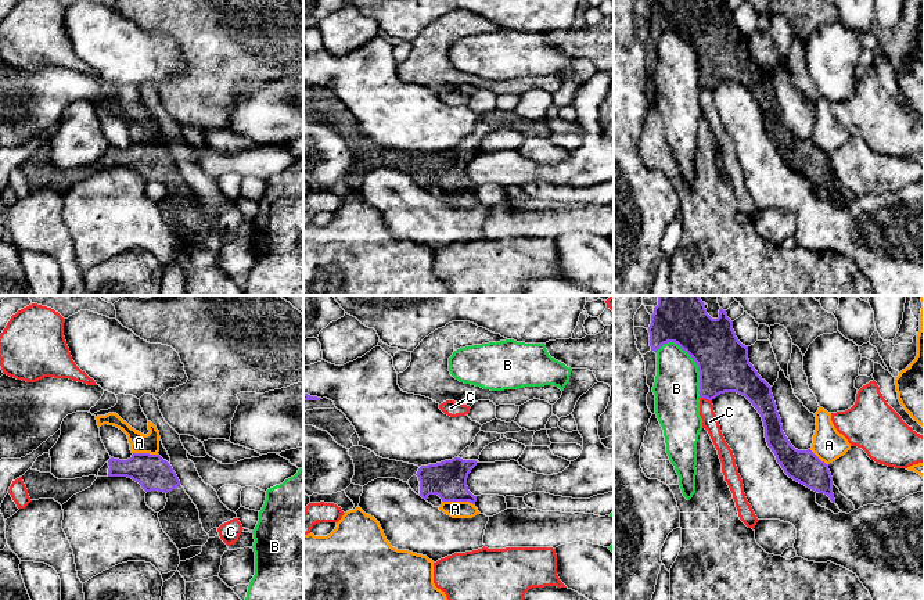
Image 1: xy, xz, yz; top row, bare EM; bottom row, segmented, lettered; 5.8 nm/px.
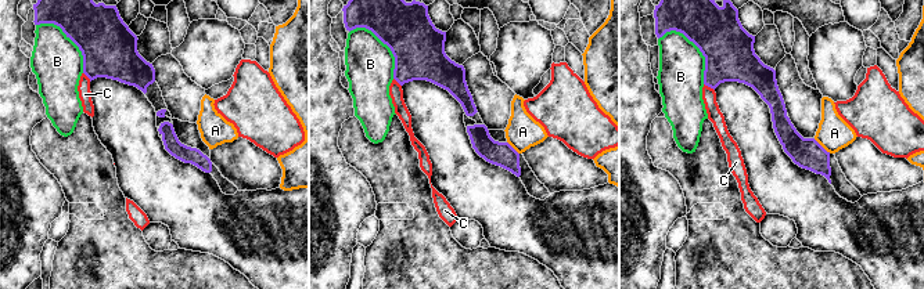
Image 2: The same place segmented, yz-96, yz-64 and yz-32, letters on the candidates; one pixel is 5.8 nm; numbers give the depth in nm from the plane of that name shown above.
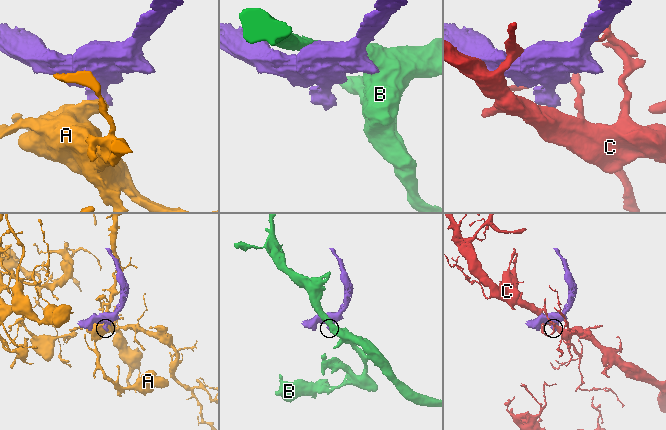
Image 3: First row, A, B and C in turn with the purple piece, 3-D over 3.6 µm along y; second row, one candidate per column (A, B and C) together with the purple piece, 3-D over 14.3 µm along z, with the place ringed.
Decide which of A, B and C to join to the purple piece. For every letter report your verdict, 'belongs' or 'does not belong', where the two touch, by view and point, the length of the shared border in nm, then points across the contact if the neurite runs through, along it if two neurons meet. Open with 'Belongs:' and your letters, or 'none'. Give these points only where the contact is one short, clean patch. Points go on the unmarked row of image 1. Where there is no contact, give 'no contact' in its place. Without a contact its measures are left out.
Belongs: none
A: does not belong | xz (459, 190) | 190 nm | along xz (442, 190), (468, 190), (474, 194)
B: does not belong | yz (696, 51) | 380 nm
C: does not belong | yz (707, 87) | 70 nm

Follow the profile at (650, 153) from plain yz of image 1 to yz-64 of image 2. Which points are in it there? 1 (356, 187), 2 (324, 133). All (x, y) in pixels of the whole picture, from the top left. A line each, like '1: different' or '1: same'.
1: different
2: different

